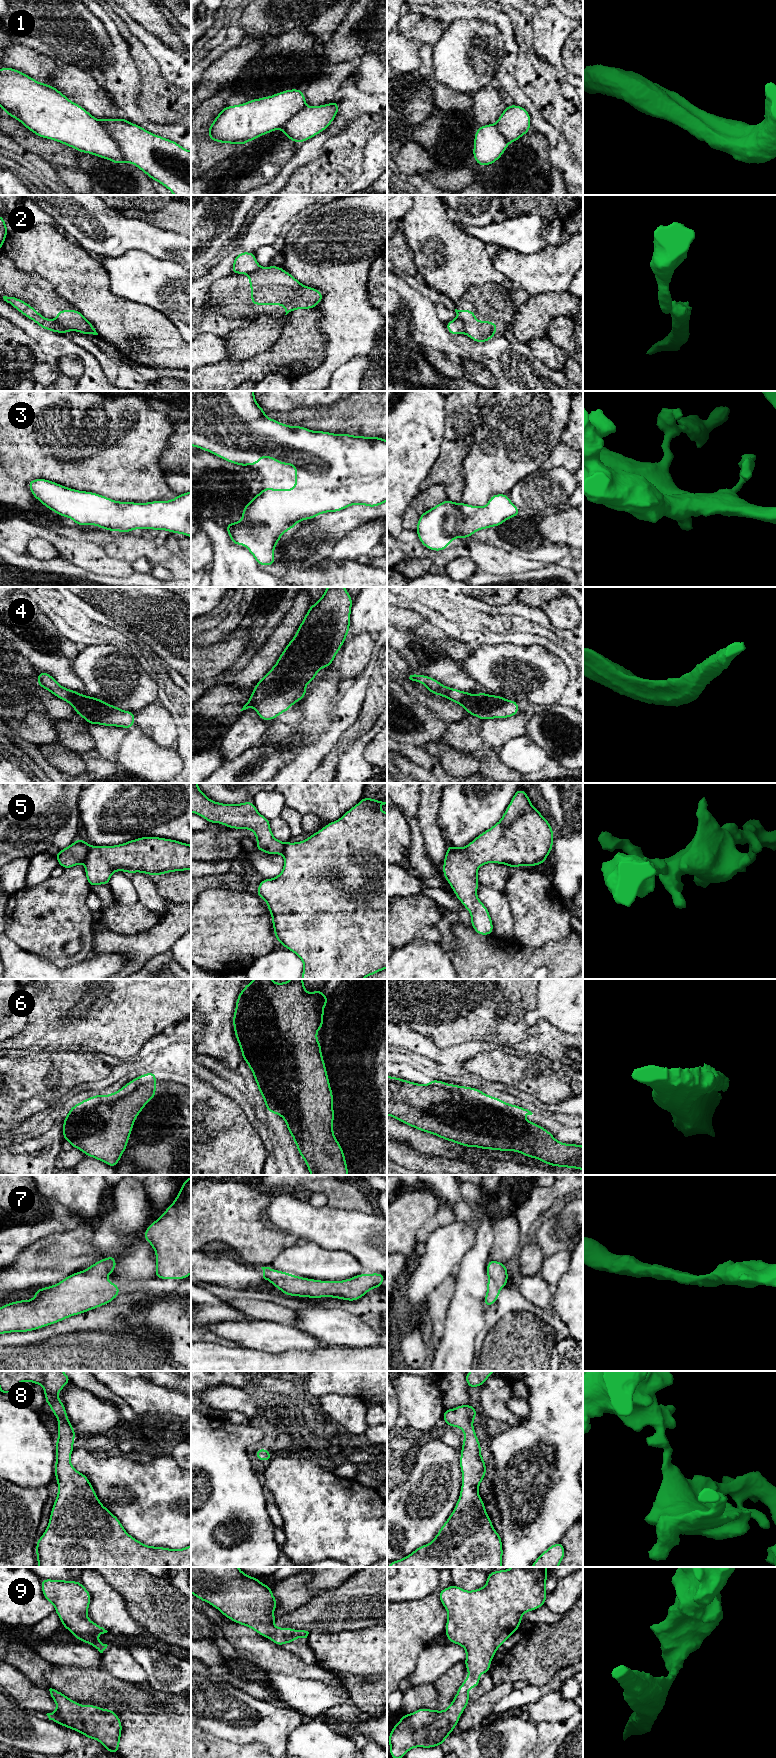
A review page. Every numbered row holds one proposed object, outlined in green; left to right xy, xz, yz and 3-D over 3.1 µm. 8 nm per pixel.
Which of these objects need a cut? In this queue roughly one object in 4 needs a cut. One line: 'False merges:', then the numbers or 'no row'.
False merges: 1, 2, 5

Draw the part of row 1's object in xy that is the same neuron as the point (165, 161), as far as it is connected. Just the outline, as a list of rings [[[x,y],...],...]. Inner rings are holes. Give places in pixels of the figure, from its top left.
[[[124,118],[99,121],[129,163],[174,195],[191,195],[191,151]]]

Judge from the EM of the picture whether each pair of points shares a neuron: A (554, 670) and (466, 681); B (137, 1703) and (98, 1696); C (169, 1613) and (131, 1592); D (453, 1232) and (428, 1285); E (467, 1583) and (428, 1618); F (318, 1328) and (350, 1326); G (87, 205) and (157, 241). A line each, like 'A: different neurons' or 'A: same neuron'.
A: different neurons
B: same neuron
C: same neuron
D: same neuron
E: different neurons
F: same neuron
G: same neuron

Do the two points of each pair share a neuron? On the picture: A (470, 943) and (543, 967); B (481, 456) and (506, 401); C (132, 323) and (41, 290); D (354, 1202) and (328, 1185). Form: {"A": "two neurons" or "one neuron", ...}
{"A": "one neuron", "B": "one neuron", "C": "two neurons", "D": "one neuron"}

